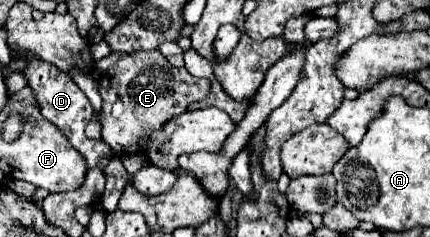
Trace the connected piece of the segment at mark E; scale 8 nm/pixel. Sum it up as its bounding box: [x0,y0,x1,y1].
[99,49,209,155]

